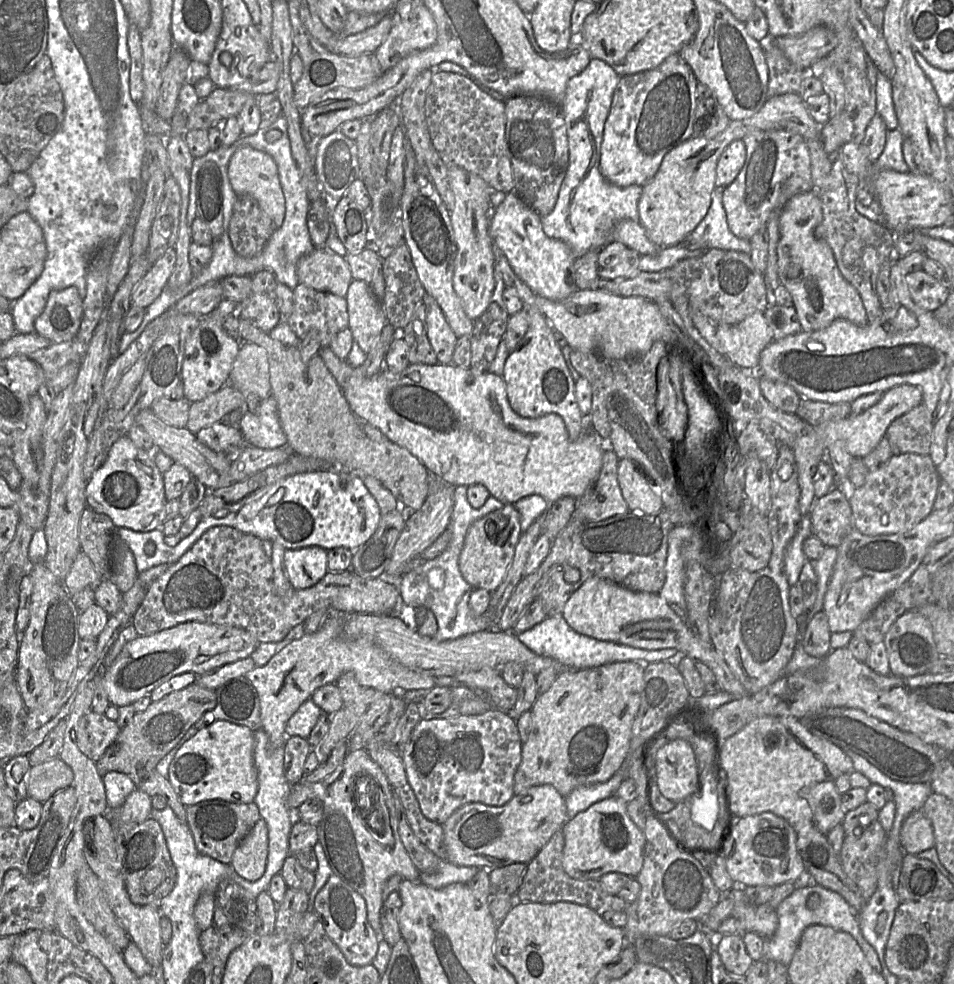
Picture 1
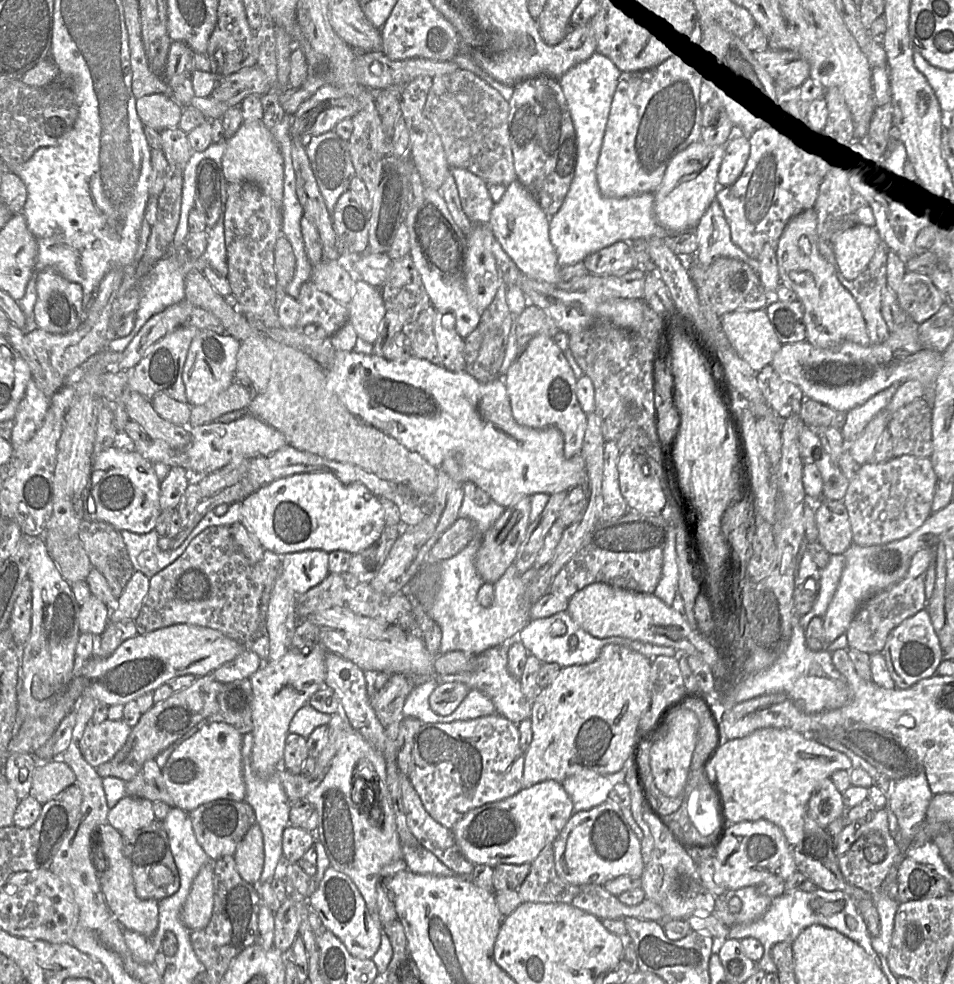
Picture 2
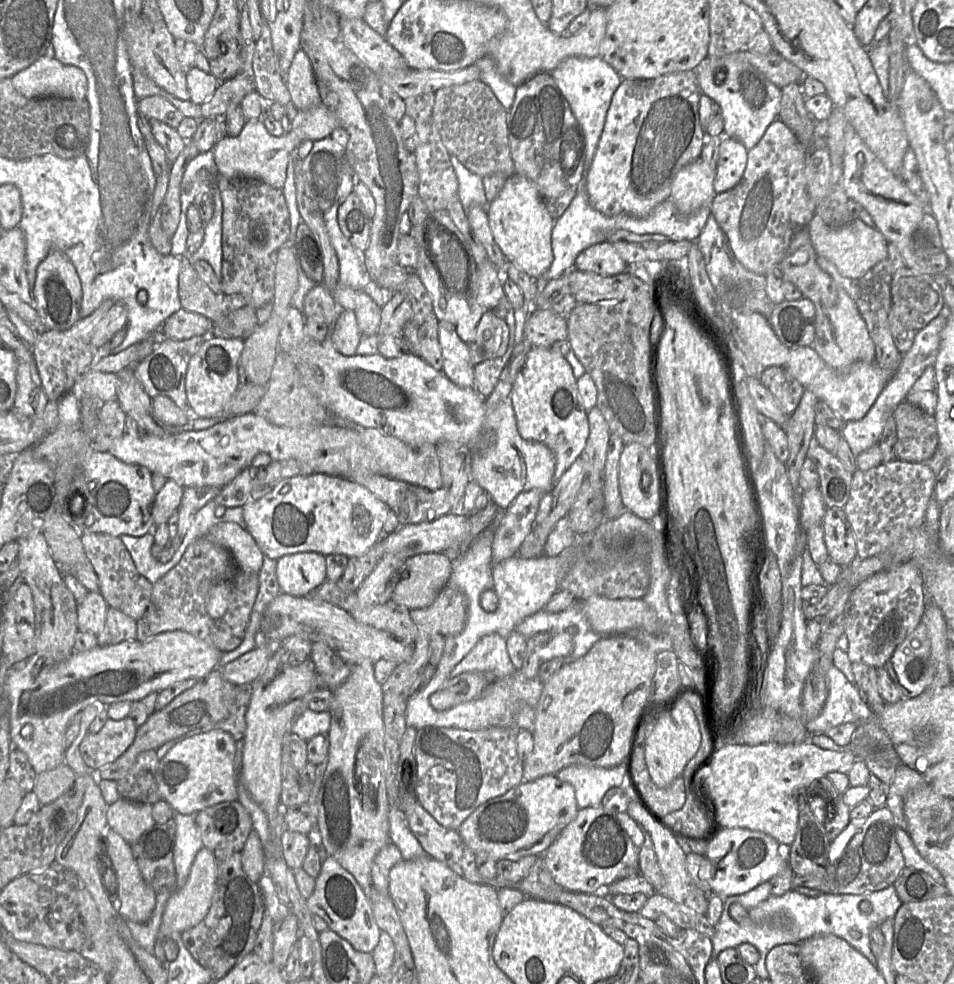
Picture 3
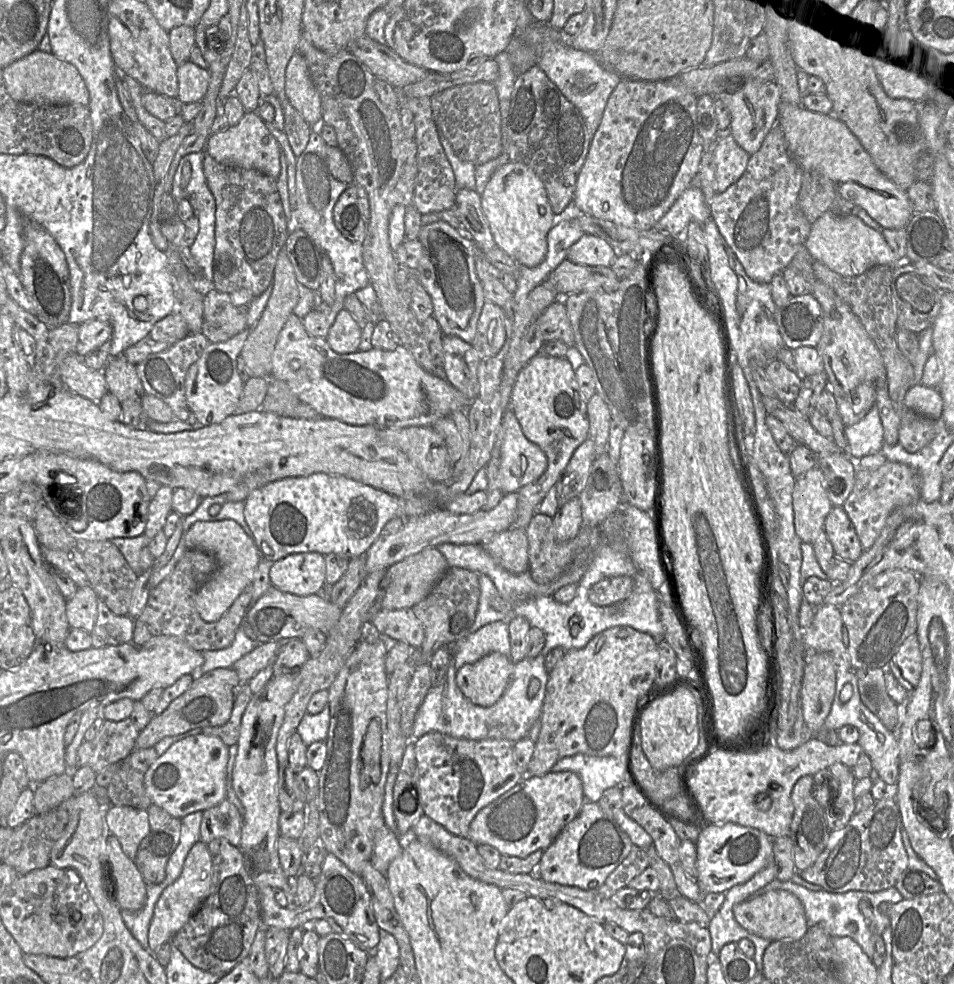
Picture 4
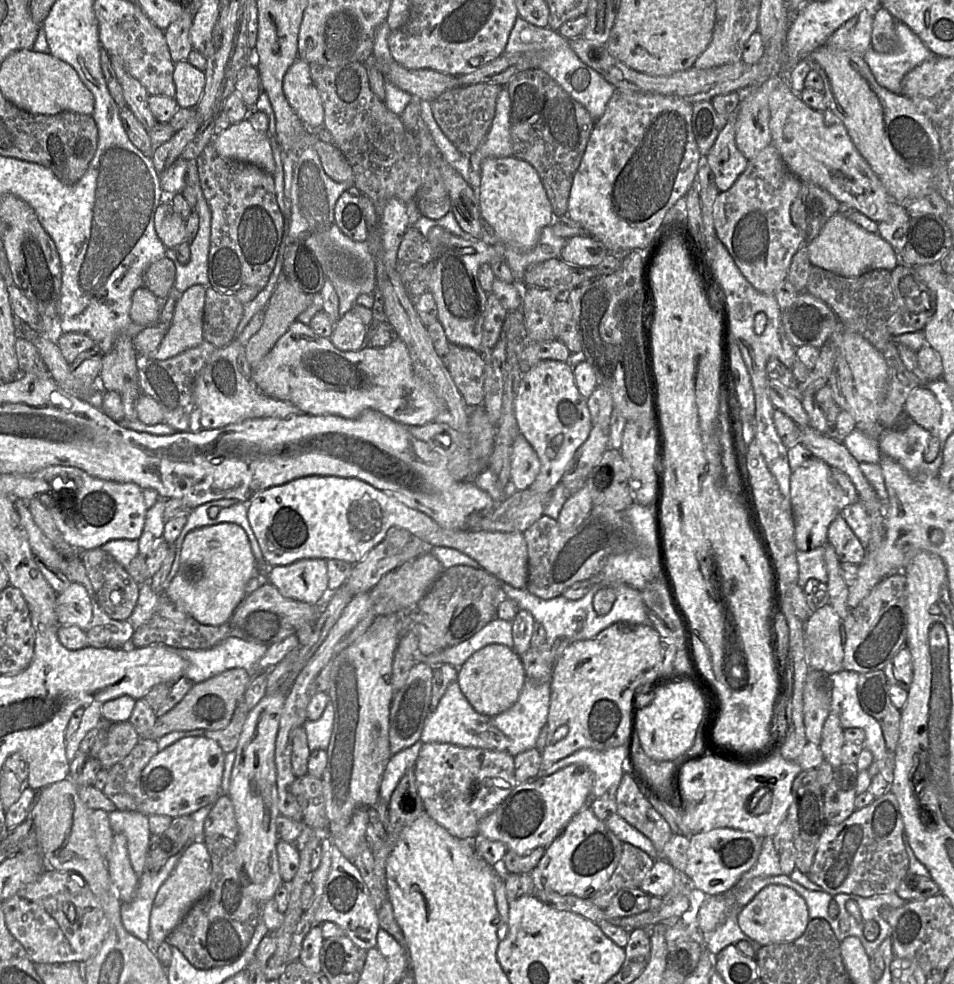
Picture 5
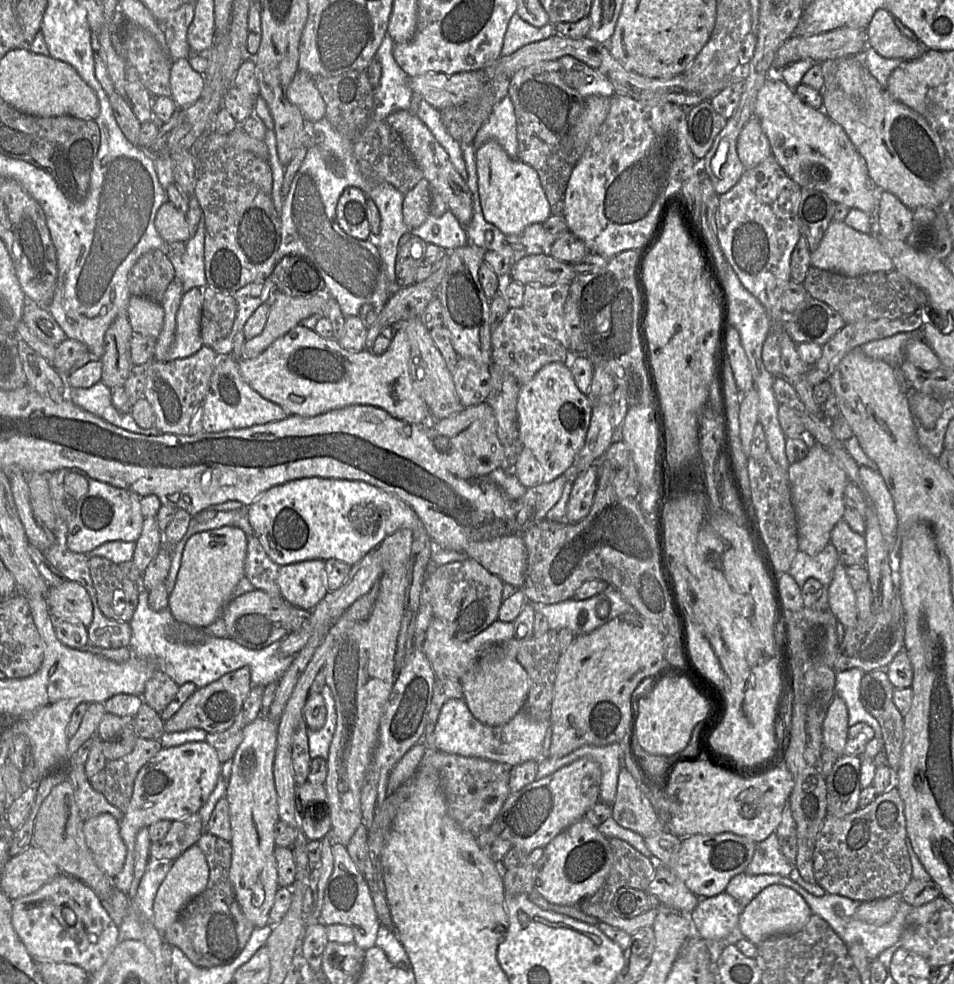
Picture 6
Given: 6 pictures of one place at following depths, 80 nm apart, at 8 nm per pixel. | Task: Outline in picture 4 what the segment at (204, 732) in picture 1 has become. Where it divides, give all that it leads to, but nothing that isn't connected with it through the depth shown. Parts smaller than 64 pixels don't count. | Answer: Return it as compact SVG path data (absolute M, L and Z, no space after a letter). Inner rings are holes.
M197 734L173 743L154 761L144 776L144 786L152 805L167 811L171 817L182 819L197 812L205 811L226 799L226 775L229 759L229 747L216 736Z

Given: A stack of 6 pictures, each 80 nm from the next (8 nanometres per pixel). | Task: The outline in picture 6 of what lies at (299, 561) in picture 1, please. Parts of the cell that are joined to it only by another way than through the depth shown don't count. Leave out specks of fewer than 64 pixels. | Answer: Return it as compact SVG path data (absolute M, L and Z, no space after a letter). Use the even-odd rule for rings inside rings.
M306 560L281 566L277 585L289 605L312 611L328 593L325 561Z

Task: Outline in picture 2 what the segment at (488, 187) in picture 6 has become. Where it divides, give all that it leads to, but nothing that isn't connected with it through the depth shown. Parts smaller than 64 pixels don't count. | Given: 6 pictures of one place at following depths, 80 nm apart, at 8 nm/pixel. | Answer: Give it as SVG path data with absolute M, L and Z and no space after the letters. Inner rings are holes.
M515 180L506 186L500 201L493 205L488 227L523 275L555 285L561 268L549 239L549 220L550 217L544 213L533 195Z

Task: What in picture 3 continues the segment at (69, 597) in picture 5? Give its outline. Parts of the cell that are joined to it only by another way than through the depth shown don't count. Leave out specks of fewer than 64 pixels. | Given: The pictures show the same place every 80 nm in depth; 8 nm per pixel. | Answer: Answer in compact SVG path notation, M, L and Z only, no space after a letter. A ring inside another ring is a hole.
M88 592L77 604L78 629L98 635L104 628L108 608L100 592Z

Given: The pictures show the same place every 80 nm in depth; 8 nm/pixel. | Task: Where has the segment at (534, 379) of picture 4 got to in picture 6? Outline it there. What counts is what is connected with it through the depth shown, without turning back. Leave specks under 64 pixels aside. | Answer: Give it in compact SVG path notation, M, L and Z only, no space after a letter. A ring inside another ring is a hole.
M563 363L544 365L528 383L520 386L517 402L519 439L538 461L543 483L571 471L576 455L585 444L592 409L587 395L579 390L569 367Z

